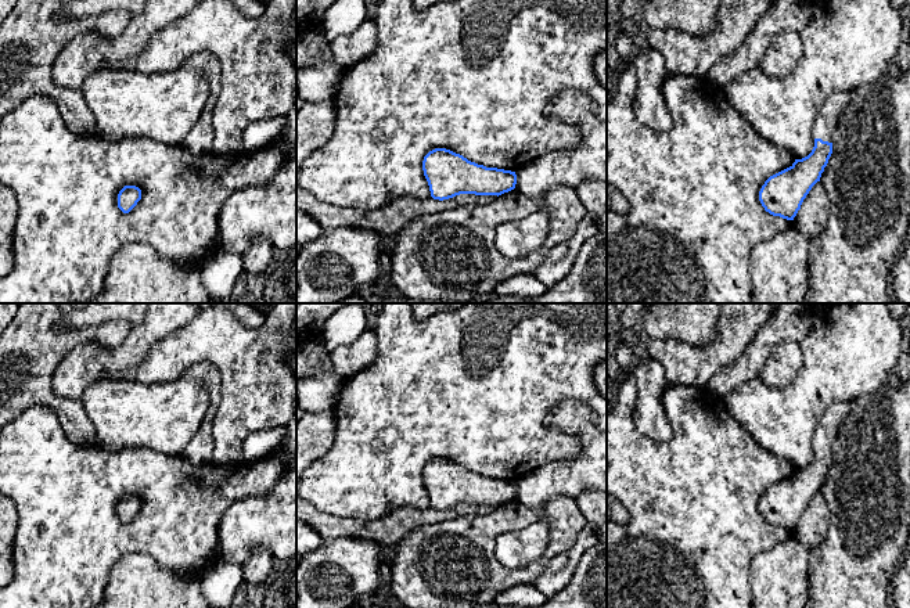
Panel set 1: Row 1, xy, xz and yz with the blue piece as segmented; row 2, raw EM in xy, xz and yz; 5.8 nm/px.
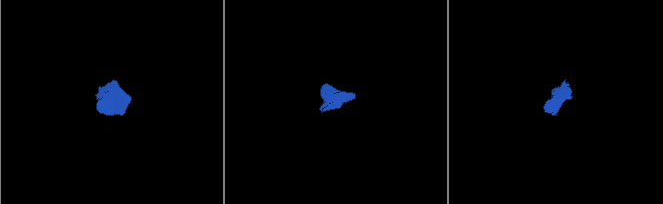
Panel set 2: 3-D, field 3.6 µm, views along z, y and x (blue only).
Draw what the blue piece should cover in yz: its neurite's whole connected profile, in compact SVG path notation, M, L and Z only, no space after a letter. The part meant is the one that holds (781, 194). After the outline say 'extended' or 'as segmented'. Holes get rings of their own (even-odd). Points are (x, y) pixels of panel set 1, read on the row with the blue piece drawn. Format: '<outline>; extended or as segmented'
M835 91L826 98L813 126L812 152L795 159L789 168L770 176L762 186L759 201L766 212L794 220L812 187L820 181L832 154L834 132L850 98L850 91Z; extended

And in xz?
M446 148L429 151L422 161L424 176L434 199L449 199L460 194L501 195L515 188L511 170L486 168Z; as segmented

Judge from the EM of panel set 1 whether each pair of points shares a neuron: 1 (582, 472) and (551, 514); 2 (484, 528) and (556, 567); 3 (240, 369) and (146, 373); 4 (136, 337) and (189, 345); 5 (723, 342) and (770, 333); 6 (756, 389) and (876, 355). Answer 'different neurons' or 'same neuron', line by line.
1: different neurons
2: different neurons
3: same neuron
4: different neurons
5: different neurons
6: same neuron

